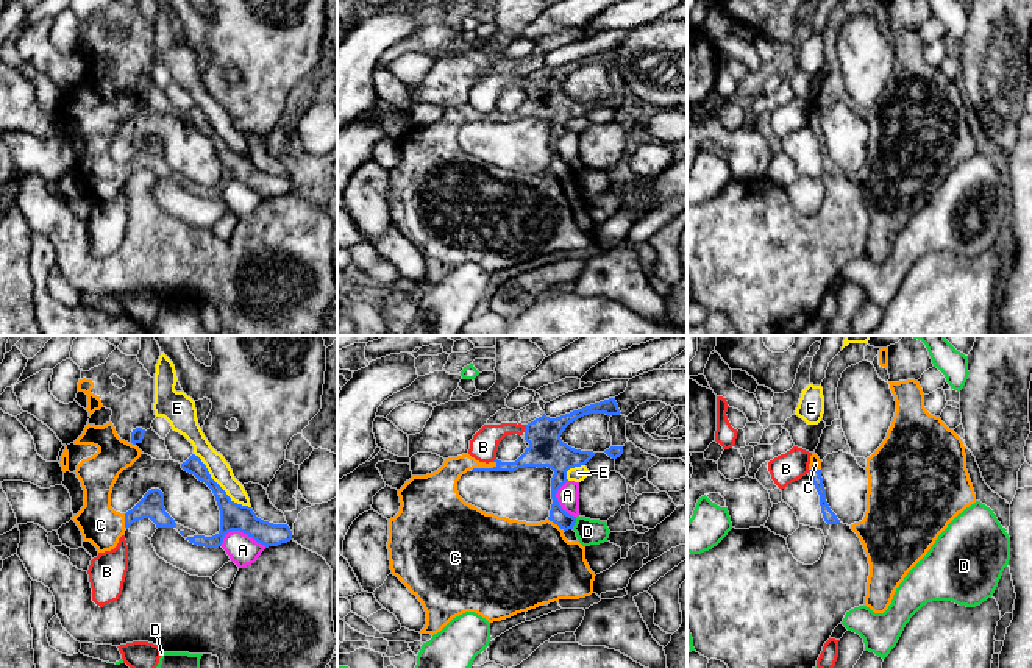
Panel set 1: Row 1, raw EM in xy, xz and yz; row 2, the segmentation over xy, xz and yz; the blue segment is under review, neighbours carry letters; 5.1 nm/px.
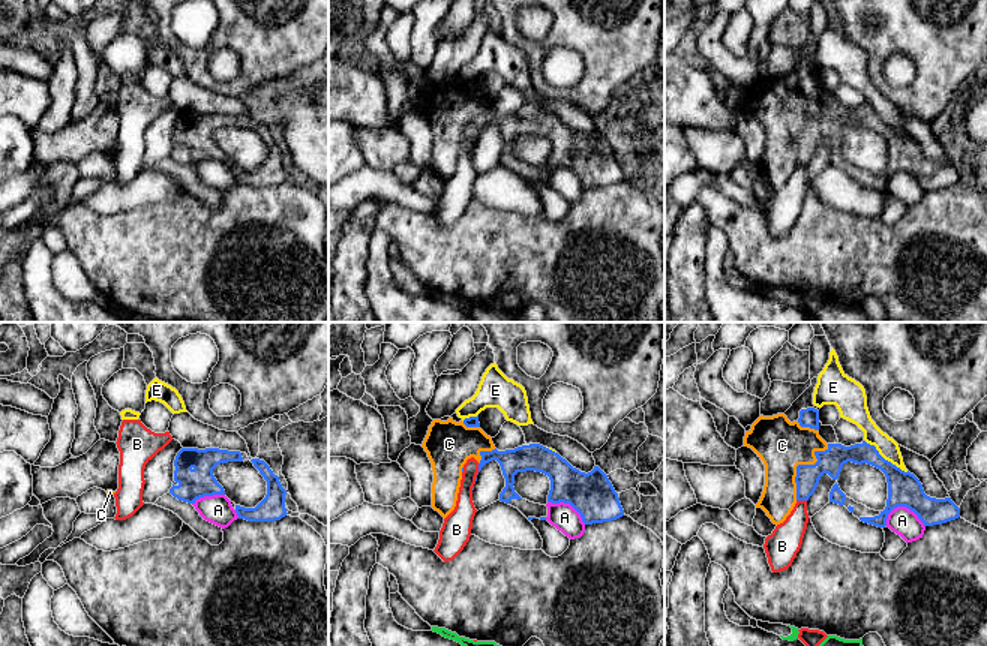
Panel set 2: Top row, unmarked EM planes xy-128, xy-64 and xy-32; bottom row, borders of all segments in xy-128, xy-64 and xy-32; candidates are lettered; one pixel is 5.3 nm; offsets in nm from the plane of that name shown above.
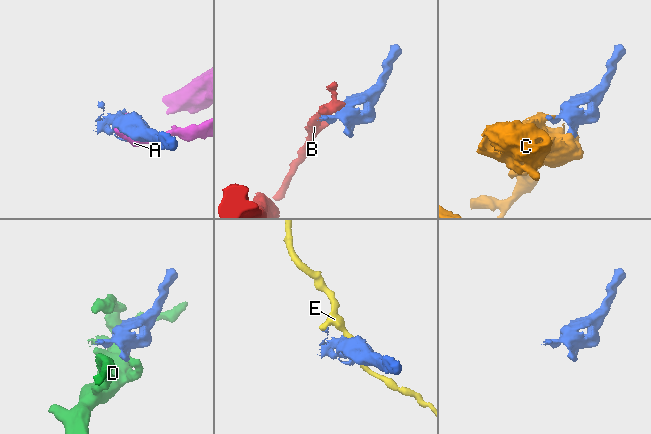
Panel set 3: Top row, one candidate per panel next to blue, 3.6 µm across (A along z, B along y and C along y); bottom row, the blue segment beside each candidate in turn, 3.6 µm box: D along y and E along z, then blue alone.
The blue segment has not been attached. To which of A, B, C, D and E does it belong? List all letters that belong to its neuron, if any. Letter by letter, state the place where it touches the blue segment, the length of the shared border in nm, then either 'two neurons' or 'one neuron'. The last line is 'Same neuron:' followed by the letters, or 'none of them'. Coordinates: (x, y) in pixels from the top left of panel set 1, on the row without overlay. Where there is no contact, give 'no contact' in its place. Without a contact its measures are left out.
A: contact xy (242, 181); length 240 nm; two neurons
B: contact xz (526, 78); length 40 nm; two neurons
C: contact xz (484, 119); length 140 nm; one neuron
D: contact xz (575, 172); length 70 nm; two neurons
E: contact xy (219, 136); length 400 nm; two neurons
Same neuron: C

